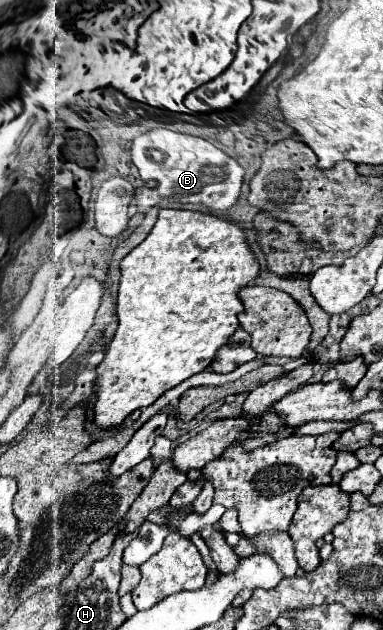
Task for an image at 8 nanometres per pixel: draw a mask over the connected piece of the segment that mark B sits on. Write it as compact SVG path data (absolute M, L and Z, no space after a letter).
M154 128L134 138L132 160L140 172L140 178L144 180L142 188L136 192L138 212L148 212L152 206L186 202L204 204L212 210L224 212L240 196L244 178L242 166L204 138Z

